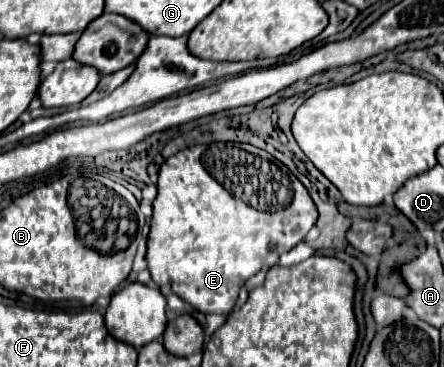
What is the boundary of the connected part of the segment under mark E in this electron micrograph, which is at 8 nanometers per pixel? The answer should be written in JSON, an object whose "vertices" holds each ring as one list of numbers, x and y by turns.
{"vertices":[[211,143,211,145,195,145,189,147,185,151,179,151,177,155,169,157,161,169,159,169,159,183,157,183,157,197,153,201,153,219,151,219,151,231,149,231,149,239,147,239,147,269,153,277,153,281,157,285,171,285,171,291,181,297,183,301,187,301,193,309,201,311,201,313,221,313,227,315,235,303,237,303,237,295,239,289,245,285,245,281,255,275,257,271,261,271,267,265,275,265,281,257,281,253,293,249,305,235,307,231,315,225,317,221,317,207,311,201,307,189,303,187,303,183,299,179,293,177,293,173,289,169,285,169,285,165,281,161,277,161,271,153,261,151,257,147,251,147,247,143]]}

